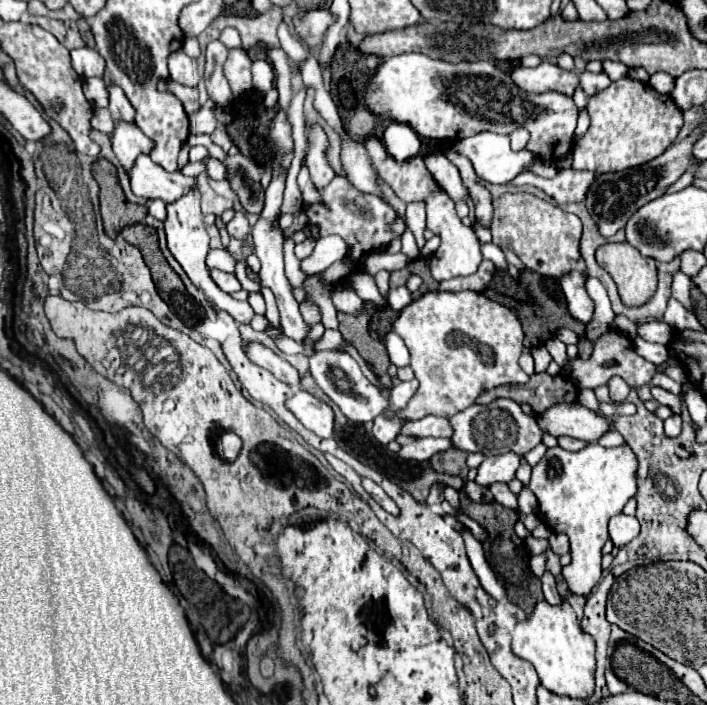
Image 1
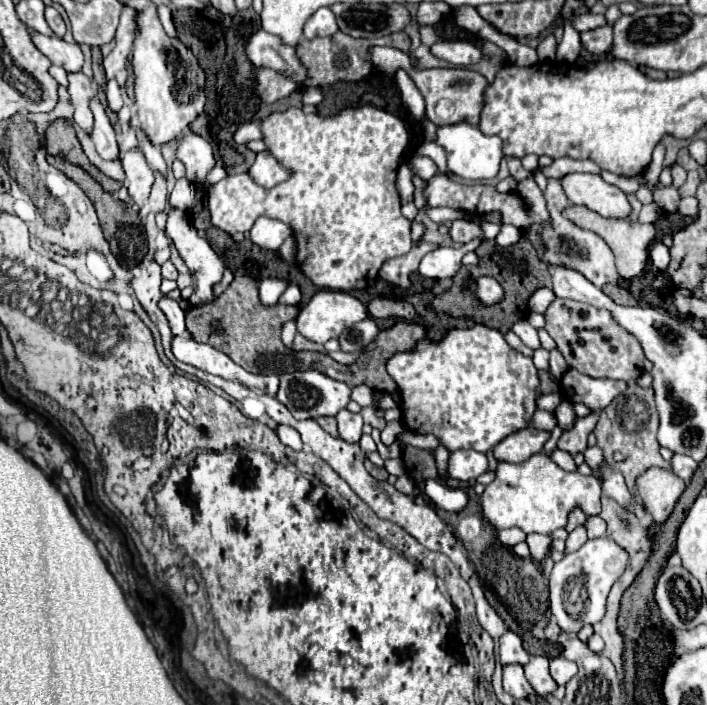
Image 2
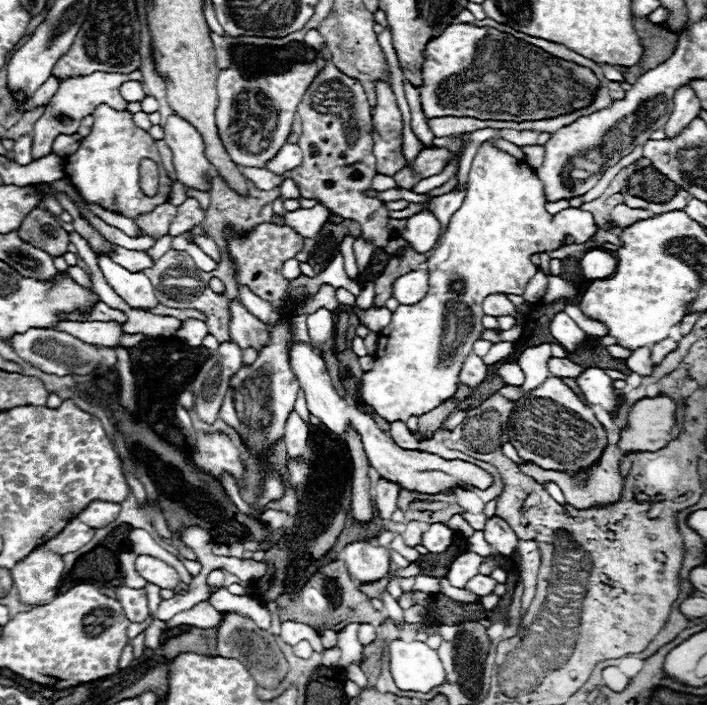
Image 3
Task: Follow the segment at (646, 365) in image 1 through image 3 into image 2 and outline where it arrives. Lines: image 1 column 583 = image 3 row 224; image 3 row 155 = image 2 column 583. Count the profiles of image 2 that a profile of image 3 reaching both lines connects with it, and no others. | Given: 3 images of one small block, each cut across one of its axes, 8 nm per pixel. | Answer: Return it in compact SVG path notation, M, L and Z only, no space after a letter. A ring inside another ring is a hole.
M556 298L546 310L546 332L556 342L556 348L562 352L564 360L570 368L584 372L592 378L614 378L632 382L638 380L644 370L644 350L636 336L624 330L608 310L576 302Z

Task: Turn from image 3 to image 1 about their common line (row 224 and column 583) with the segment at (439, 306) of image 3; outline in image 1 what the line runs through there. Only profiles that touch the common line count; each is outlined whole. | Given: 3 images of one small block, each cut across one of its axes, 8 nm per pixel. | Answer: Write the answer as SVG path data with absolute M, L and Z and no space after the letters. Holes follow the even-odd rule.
M588 444L586 448L578 452L568 452L560 446L550 448L542 460L532 468L532 480L530 480L530 490L538 498L538 516L540 520L552 530L552 532L564 532L570 538L570 554L572 562L562 568L562 576L566 578L570 590L580 596L588 596L592 588L600 582L602 578L602 546L608 540L608 520L614 514L620 514L626 502L636 496L638 492L638 458L628 446L620 448L604 448L600 444Z

